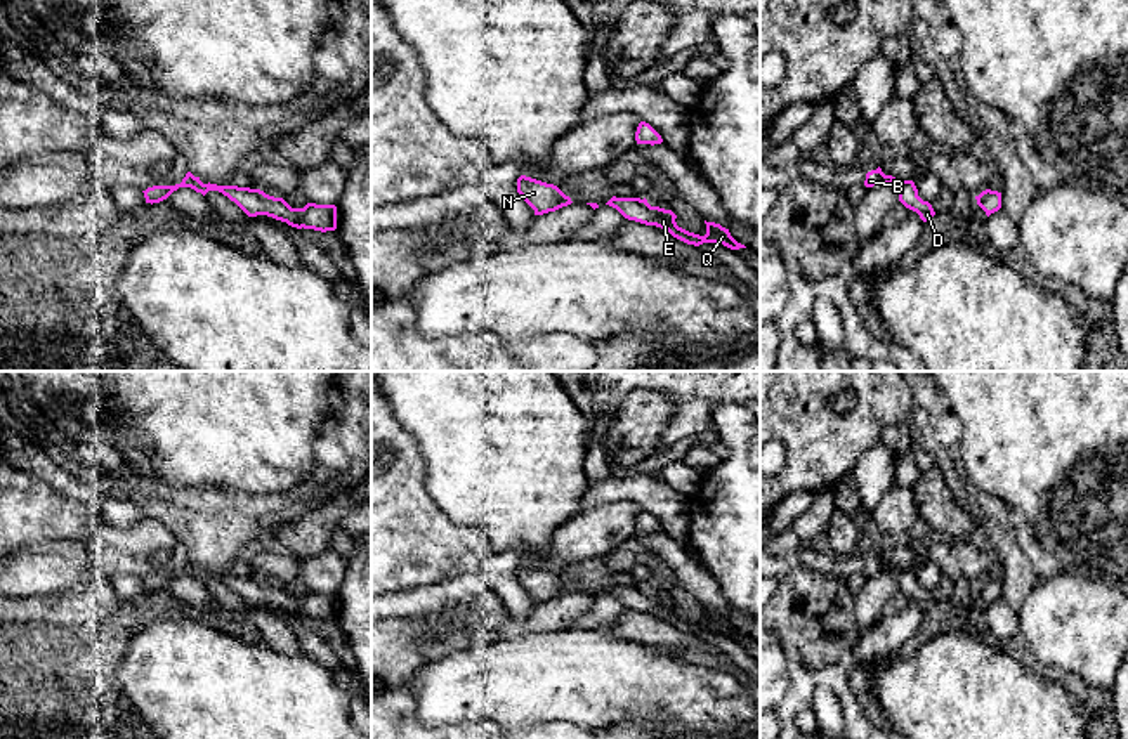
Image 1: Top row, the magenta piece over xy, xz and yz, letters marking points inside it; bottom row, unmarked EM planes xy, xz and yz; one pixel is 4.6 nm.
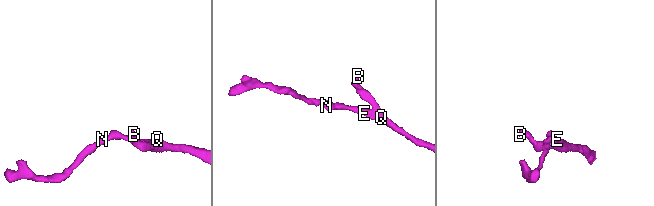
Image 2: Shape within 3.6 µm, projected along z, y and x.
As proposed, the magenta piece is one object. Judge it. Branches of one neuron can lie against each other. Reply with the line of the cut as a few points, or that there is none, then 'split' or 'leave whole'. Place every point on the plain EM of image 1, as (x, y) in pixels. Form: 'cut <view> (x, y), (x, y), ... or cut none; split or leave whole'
cut none; leave whole

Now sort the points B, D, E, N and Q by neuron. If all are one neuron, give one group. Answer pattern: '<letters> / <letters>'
B D E N Q

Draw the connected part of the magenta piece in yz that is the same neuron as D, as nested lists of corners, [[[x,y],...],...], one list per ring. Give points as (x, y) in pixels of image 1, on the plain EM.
[[[878,555],[876,559],[866,562],[864,574],[873,576],[878,572],[890,572],[897,579],[899,590],[906,597],[916,600],[923,611],[928,611],[935,604],[932,593],[918,585],[918,578],[913,569],[901,571],[892,564],[885,564]]]

